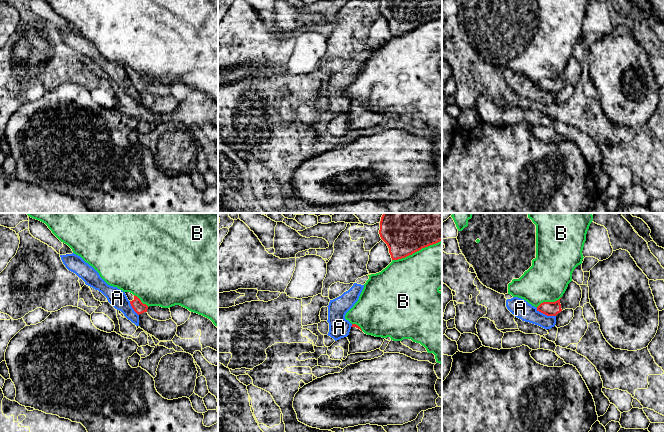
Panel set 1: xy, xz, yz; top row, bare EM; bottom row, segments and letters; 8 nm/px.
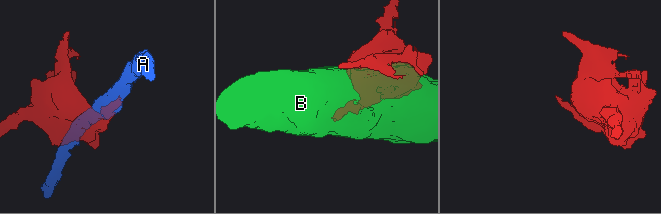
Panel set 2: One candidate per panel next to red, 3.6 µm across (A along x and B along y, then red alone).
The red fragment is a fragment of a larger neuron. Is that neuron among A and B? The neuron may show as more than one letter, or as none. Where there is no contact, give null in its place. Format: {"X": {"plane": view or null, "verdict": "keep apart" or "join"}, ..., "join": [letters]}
{"A": {"plane": "yz", "verdict": "keep apart"}, "B": {"plane": "xz", "verdict": "keep apart"}, "join": []}

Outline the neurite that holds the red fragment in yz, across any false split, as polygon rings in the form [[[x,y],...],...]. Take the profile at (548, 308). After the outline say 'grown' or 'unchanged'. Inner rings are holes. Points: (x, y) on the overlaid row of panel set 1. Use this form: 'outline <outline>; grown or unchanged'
outline [[[573,280],[568,284],[568,287],[563,296],[555,302],[543,302],[537,307],[537,311],[547,315],[556,316],[565,309],[575,310],[580,306],[582,298],[582,290]]]; grown

